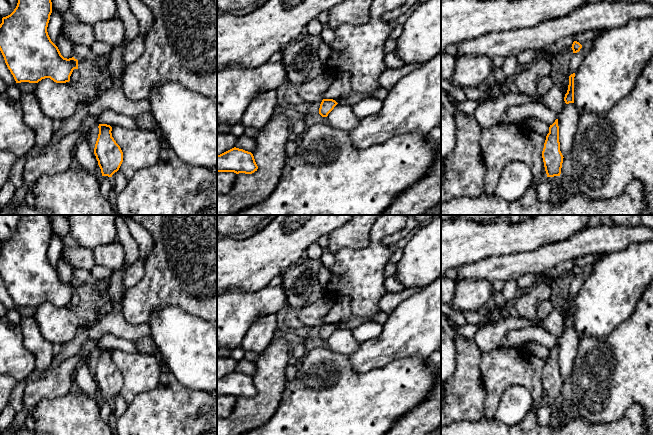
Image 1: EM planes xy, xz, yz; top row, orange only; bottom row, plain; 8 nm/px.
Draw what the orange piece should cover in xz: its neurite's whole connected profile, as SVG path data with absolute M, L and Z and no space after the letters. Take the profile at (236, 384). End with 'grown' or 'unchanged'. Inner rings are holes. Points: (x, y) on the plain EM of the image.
M234 371L217 379L217 396L252 398L257 393L253 378L243 373Z; unchanged

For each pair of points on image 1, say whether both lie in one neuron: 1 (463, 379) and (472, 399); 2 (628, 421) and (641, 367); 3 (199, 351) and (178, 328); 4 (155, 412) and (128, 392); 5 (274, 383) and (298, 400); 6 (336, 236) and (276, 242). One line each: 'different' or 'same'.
1: same
2: different
3: same
4: different
5: different
6: different

